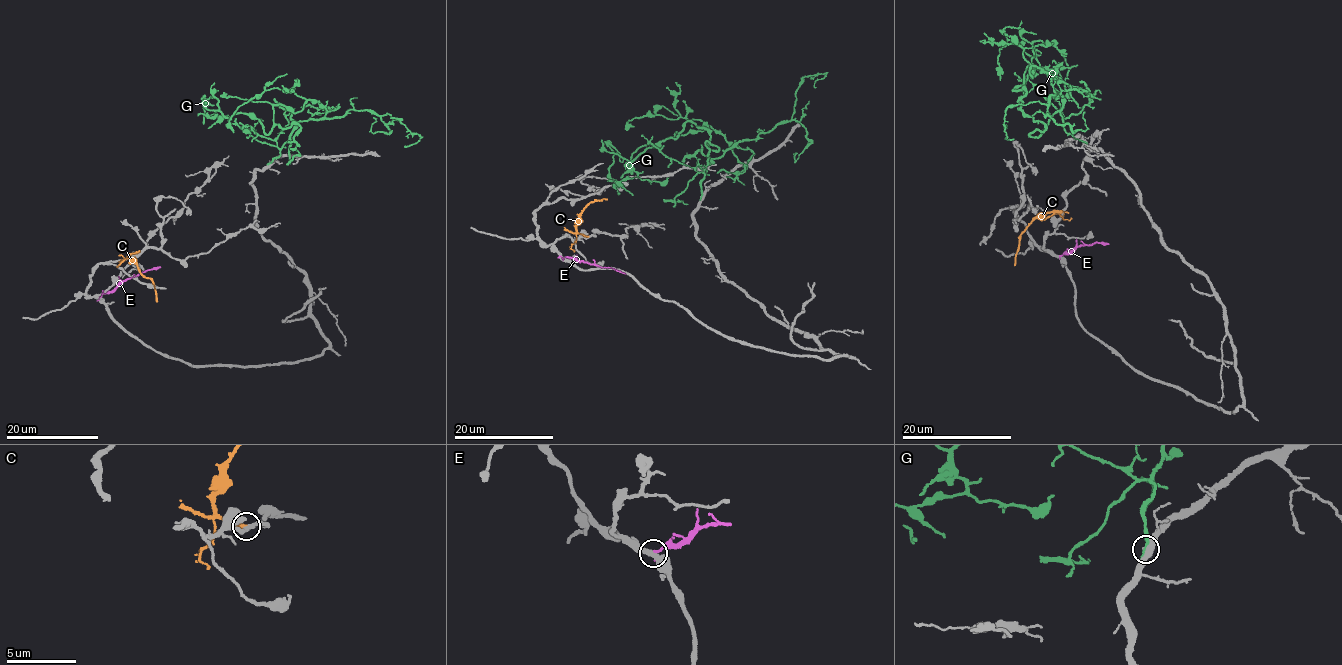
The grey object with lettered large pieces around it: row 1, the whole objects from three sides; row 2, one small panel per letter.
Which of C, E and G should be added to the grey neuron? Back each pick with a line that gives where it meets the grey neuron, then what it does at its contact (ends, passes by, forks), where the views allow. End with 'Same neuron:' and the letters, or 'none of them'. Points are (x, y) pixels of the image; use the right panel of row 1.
Same neuron: none of them

